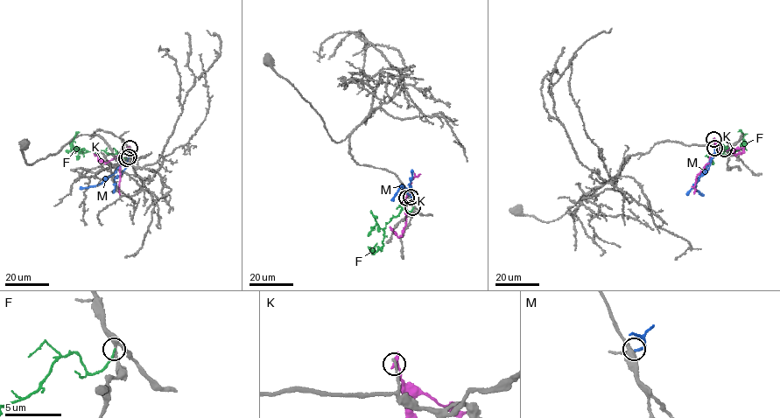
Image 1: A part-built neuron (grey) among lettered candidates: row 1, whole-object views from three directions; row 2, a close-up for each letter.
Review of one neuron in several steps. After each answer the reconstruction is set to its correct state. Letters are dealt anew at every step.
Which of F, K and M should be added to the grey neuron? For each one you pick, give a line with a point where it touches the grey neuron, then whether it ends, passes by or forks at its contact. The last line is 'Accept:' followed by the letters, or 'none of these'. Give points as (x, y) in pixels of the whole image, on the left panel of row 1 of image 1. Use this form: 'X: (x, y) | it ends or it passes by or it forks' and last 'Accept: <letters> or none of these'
M: (129, 156) | it ends
Accept: M

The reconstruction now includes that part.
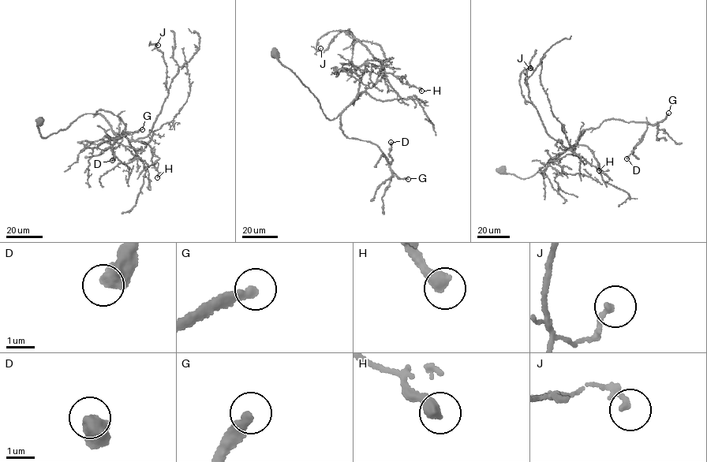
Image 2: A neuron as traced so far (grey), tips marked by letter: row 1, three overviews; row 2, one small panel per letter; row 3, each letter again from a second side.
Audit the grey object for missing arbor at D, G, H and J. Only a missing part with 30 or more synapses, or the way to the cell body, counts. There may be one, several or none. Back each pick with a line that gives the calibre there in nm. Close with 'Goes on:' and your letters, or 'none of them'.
G: 260 nm
Goes on: G

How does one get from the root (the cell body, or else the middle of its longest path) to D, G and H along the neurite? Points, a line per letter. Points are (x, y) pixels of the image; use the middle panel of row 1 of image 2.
D: (275, 53), (308, 87), (327, 117), (332, 120), (340, 114), (345, 135), (377, 145), (390, 164), (390, 142)
G: (275, 53), (308, 87), (327, 117), (332, 120), (340, 114), (345, 135), (377, 145), (391, 172), (408, 179)
H: (275, 53), (282, 64), (308, 87), (330, 120), (386, 73), (421, 91)

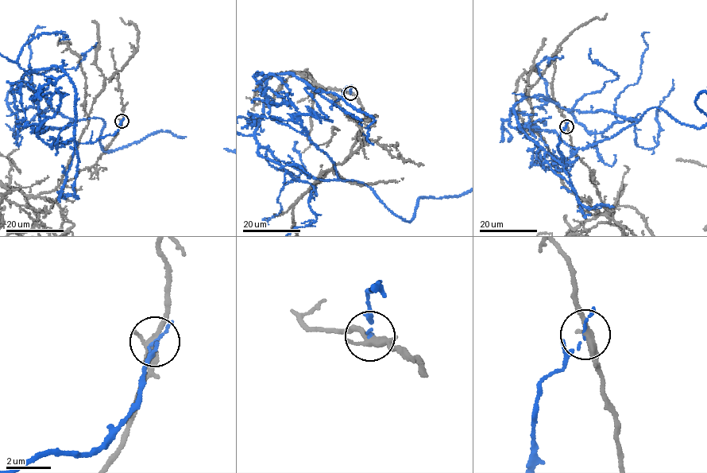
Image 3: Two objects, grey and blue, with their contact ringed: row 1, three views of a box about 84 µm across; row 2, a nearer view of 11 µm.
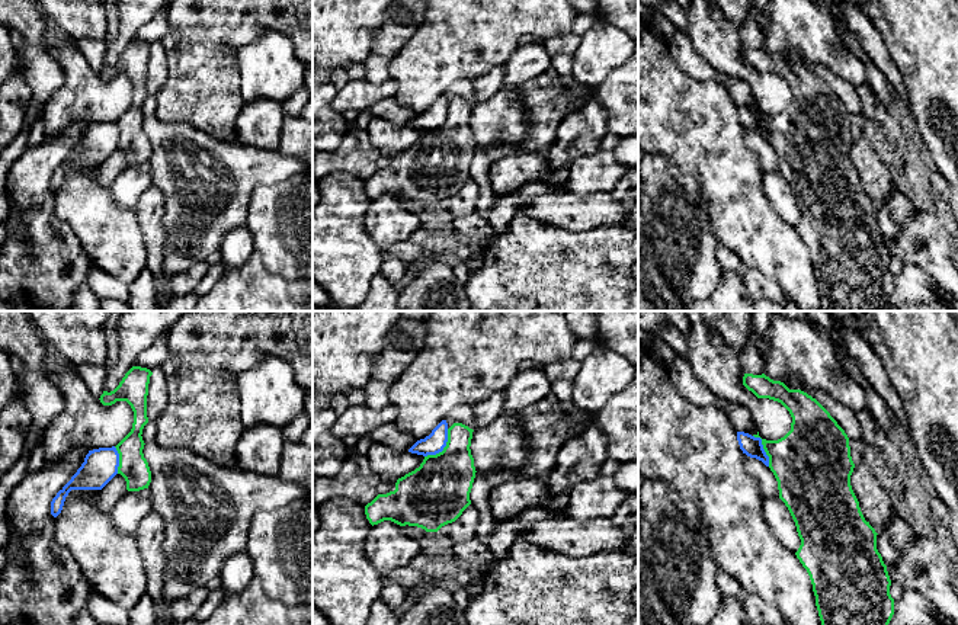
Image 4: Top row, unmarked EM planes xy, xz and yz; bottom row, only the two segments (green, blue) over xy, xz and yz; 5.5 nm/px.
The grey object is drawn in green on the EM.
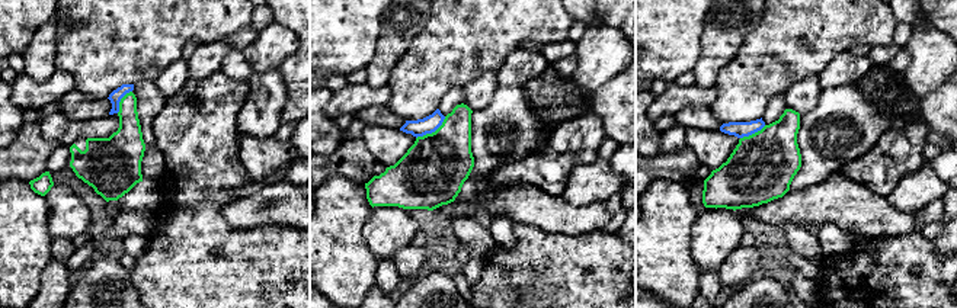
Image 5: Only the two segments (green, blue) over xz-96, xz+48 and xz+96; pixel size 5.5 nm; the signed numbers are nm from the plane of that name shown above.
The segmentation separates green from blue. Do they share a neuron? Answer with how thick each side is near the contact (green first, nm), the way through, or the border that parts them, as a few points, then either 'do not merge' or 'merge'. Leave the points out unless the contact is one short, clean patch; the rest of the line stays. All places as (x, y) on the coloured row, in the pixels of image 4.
calibres 360 and 120 nm; do not merge

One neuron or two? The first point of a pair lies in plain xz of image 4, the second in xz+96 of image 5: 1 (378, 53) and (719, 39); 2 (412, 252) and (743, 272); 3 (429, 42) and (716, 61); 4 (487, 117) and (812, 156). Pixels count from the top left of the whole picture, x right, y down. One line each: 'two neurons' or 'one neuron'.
1: one neuron
2: one neuron
3: two neurons
4: one neuron

